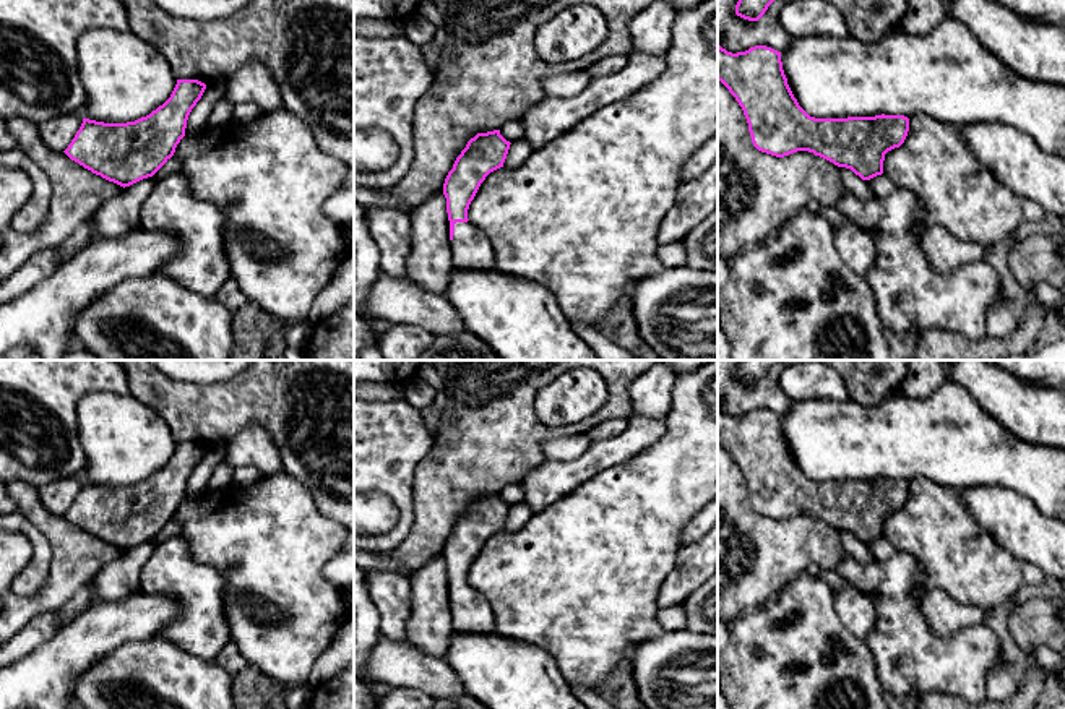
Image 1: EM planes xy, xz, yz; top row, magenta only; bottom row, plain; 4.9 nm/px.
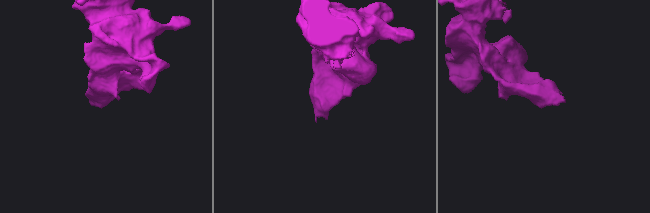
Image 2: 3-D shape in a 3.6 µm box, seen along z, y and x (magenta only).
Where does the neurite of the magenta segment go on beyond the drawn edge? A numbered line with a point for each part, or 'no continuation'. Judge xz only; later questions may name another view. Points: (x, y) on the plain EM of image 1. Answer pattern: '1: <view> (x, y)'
1: xz (471, 610)

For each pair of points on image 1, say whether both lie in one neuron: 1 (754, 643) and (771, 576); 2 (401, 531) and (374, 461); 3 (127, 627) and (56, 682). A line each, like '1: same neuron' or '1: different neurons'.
1: different neurons
2: same neuron
3: same neuron

